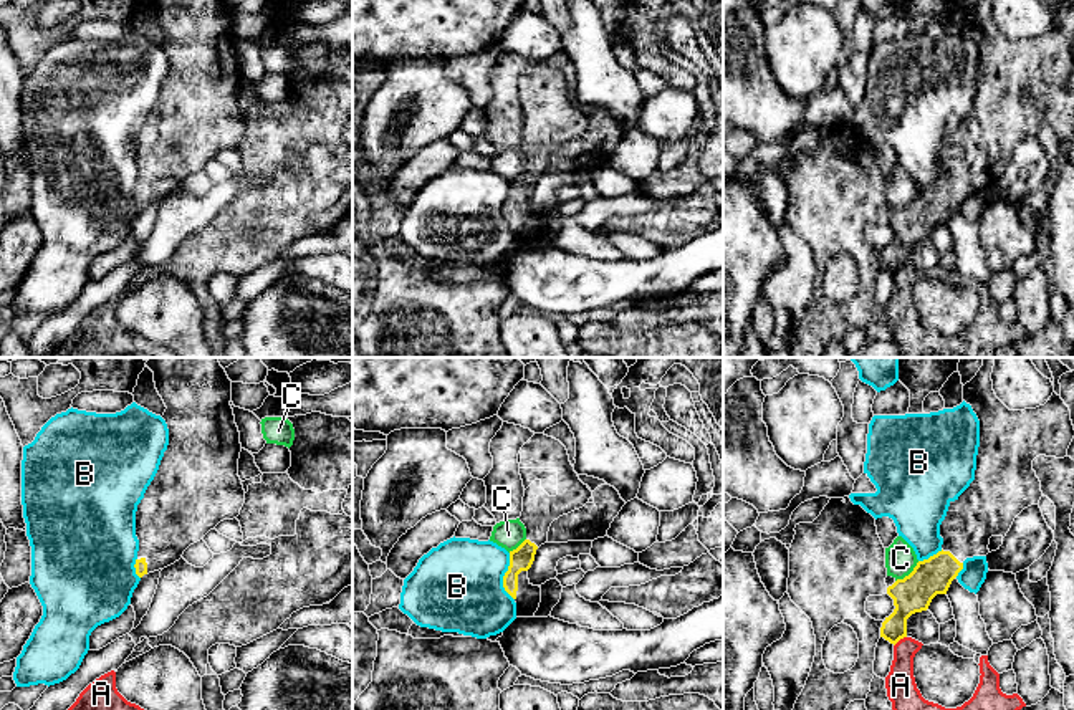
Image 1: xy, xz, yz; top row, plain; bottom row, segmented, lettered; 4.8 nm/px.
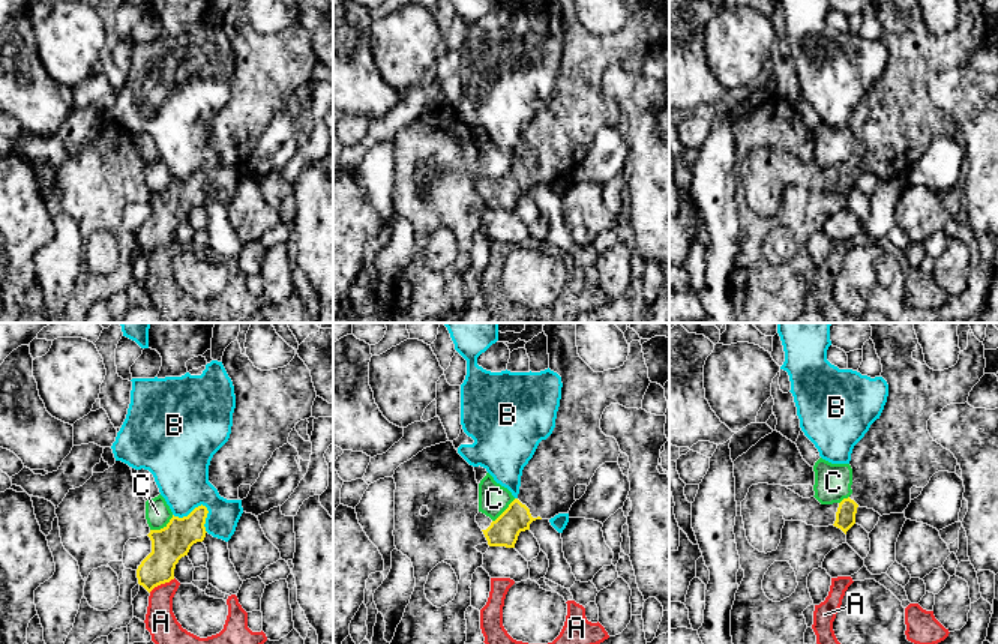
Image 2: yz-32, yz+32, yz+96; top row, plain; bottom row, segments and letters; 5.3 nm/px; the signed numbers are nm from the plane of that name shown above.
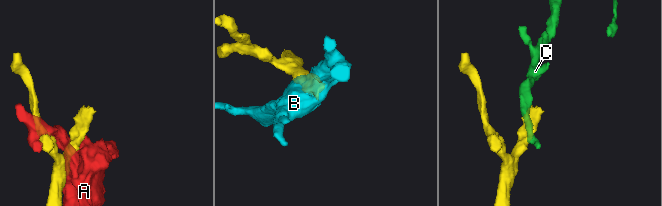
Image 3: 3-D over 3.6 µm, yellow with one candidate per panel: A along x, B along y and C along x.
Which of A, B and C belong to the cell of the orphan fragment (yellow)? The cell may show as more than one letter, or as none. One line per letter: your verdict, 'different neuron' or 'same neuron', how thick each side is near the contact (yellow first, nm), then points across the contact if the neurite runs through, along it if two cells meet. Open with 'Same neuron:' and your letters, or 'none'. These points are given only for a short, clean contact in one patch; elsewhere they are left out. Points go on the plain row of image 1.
Same neuron: none
A: different neuron; calibres 180 and 150 nm
B: different neuron; calibres 120 and 440 nm
C: different neuron; calibres 180 and 150 nm

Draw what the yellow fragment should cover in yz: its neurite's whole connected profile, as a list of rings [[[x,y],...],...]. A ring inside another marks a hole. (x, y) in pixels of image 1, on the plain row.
[[[978,0],[963,15],[963,30],[971,35],[980,50],[980,76],[975,109],[955,131],[950,131],[947,146],[940,154],[942,179],[928,189],[918,190],[909,205],[887,217],[895,238],[882,252],[880,266],[894,275],[907,266],[907,248],[912,243],[927,240],[937,223],[947,223],[966,187],[986,185],[990,167],[1004,167],[1014,147],[1024,137],[1039,132],[1043,121],[1033,99],[1033,89],[1039,84],[1067,86],[1067,78],[1074,68],[1071,40],[1061,25],[1052,22],[1049,30],[1036,38],[1009,40],[993,20],[991,2]]]

